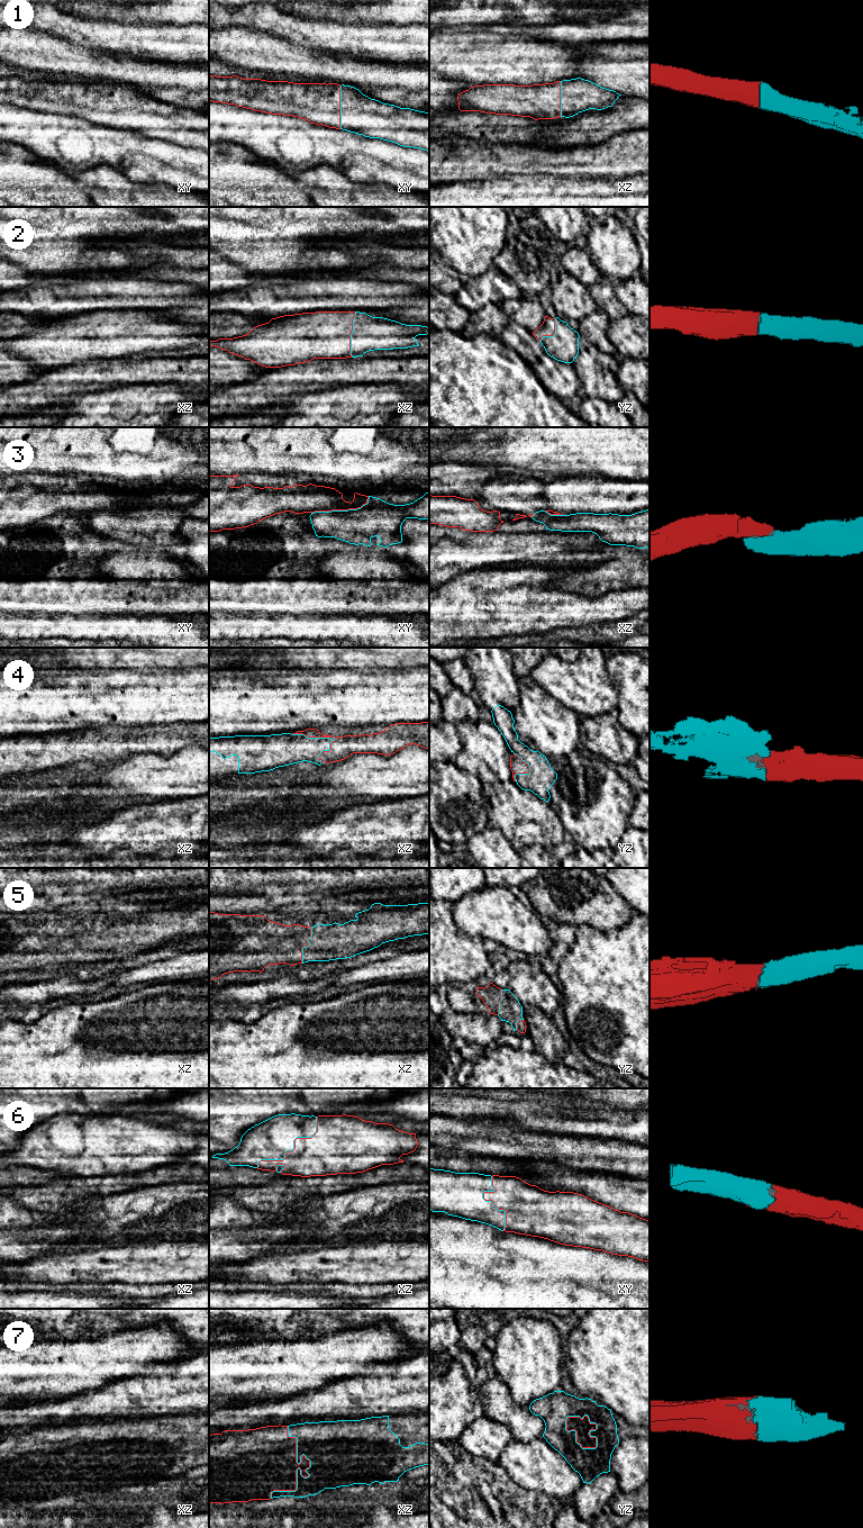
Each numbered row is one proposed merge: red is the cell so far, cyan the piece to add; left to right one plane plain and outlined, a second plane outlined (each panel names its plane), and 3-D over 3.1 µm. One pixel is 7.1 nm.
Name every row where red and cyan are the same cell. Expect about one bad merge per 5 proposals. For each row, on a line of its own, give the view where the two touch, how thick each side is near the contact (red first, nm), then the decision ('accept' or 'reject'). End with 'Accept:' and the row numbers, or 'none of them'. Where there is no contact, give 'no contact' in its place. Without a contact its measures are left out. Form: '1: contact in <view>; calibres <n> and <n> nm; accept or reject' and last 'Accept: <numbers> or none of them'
1: contact in xy; calibres 300 and 280 nm; accept
2: contact in xz; calibres 340 and 240 nm; accept
3: contact in xy; calibres 200 and 260 nm; reject
4: contact in xz; calibres 160 and 200 nm; accept
5: contact in xz; calibres 300 and 260 nm; accept
6: contact in xz; calibres 340 and 280 nm; accept
7: contact in xz; calibres 360 and 400 nm; accept
Accept: 1, 2, 4, 5, 6, 7

